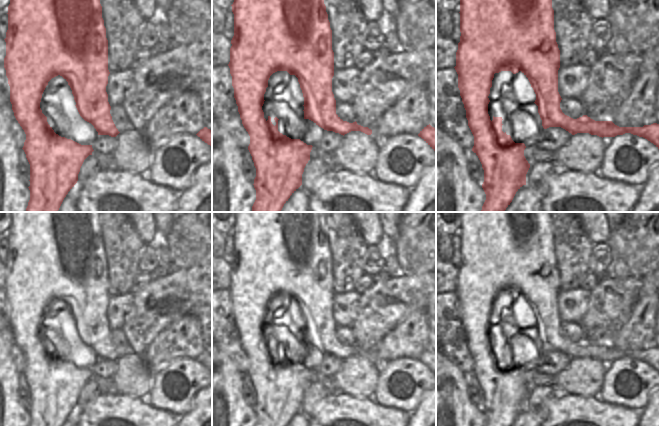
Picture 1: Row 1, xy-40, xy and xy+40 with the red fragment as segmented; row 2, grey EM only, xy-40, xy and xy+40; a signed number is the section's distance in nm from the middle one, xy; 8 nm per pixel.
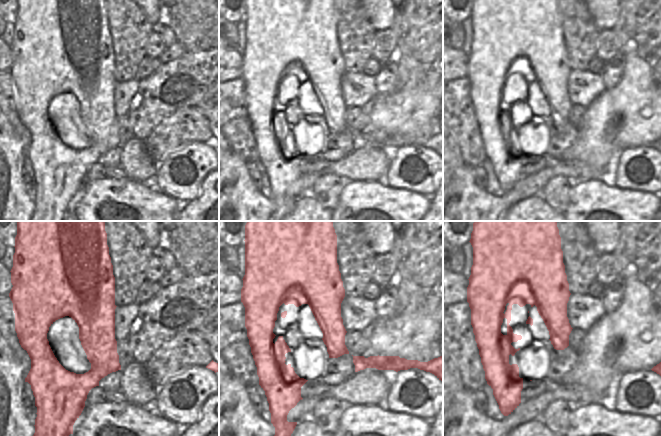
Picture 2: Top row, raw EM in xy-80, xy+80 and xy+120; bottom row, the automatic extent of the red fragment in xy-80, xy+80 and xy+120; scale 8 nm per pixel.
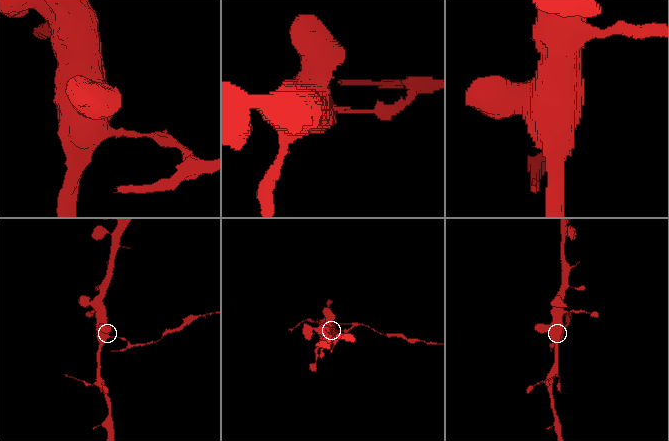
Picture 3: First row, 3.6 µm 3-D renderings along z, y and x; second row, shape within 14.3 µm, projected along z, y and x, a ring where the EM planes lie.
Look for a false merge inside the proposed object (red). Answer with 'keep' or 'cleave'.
cleave

